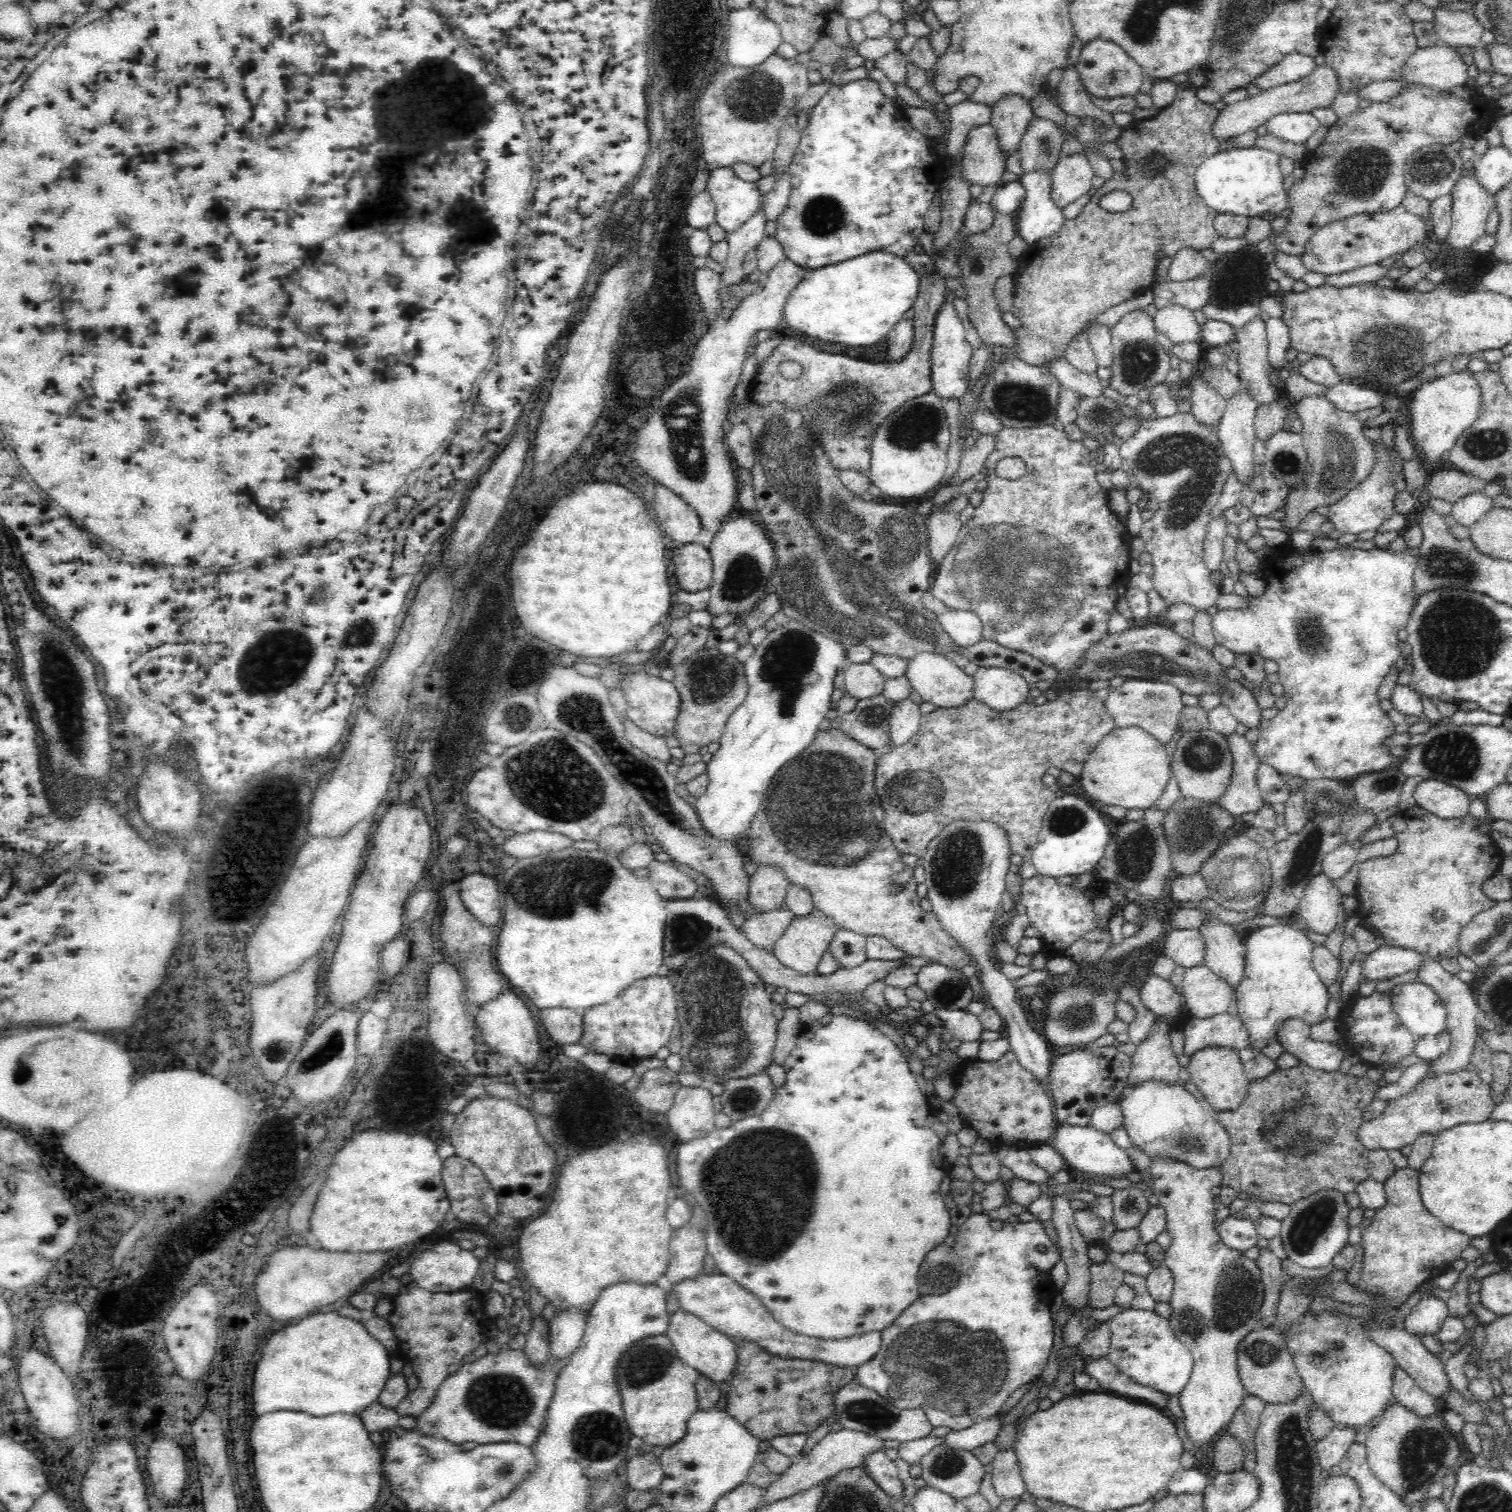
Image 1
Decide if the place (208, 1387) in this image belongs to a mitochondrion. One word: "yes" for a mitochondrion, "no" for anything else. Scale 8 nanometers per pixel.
no

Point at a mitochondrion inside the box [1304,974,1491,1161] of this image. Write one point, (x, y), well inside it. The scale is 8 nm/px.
(1448, 1102)

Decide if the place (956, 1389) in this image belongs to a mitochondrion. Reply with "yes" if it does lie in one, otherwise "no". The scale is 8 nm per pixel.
yes

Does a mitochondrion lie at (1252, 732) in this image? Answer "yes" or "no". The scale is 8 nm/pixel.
no

